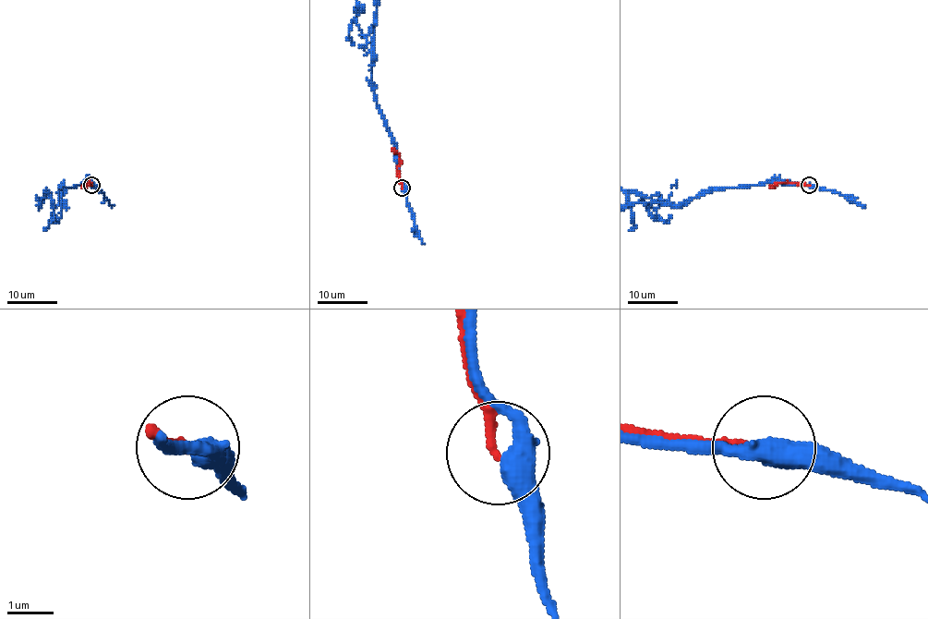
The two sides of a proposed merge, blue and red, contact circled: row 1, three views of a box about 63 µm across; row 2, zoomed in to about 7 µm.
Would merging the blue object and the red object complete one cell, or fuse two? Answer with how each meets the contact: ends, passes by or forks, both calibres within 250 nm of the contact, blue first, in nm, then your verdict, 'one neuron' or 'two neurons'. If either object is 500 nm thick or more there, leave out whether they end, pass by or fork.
blue passes by | red ends | 440/200 nm | two neurons

